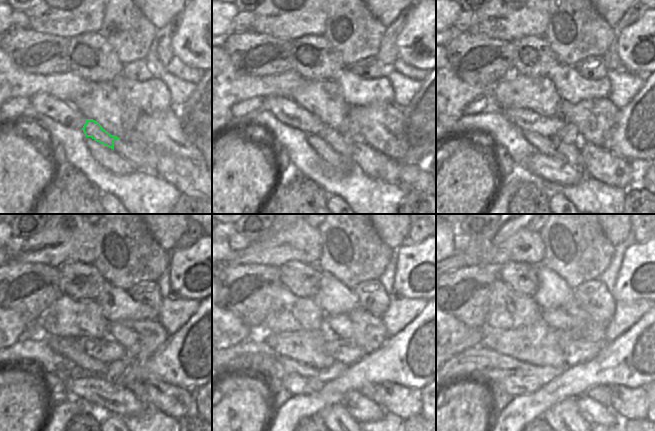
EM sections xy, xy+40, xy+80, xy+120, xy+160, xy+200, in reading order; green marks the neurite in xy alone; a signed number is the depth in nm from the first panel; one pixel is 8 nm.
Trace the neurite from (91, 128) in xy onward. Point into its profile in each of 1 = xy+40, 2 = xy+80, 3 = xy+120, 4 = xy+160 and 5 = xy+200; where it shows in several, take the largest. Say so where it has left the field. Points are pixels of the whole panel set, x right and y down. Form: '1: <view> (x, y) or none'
1: xy+40 (338, 141)
2: xy+80 (571, 153)
3: xy+120 (138, 388)
4: xy+160 (368, 391)
5: xy+200 (601, 394)

